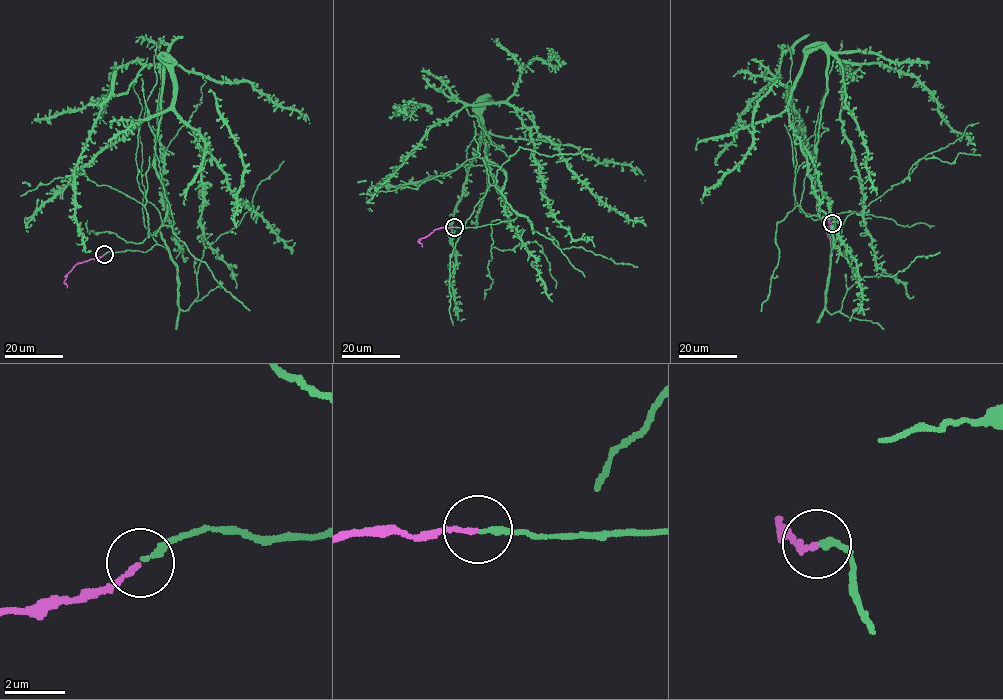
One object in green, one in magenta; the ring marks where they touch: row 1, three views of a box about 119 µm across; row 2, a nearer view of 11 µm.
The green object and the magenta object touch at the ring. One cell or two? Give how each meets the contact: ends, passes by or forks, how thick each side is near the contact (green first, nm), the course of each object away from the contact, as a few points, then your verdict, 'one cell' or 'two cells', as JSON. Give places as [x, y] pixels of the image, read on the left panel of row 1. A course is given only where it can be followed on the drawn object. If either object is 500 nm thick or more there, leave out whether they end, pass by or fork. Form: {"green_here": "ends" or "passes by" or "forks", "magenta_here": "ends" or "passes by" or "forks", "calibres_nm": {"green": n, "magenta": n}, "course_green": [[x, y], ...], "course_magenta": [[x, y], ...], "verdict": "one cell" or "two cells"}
{"green_here": "ends", "magenta_here": "ends", "calibres_nm": {"green": 190, "magenta": 150}, "course_green": [[104, 254], [168, 250], [154, 165], [164, 58], [174, 110], [203, 150], [202, 238], [236, 288]], "course_magenta": [[104, 254], [78, 263], [68, 273], [64, 281], [66, 287]], "verdict": "one cell"}

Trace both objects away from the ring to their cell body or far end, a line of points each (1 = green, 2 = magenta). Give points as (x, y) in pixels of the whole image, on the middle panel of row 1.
1: (454, 227), (517, 216), (503, 169), (486, 159), (489, 101), (529, 131), (556, 219), (573, 239), (592, 237)
2: (454, 227), (433, 230), (418, 241), (422, 247)

